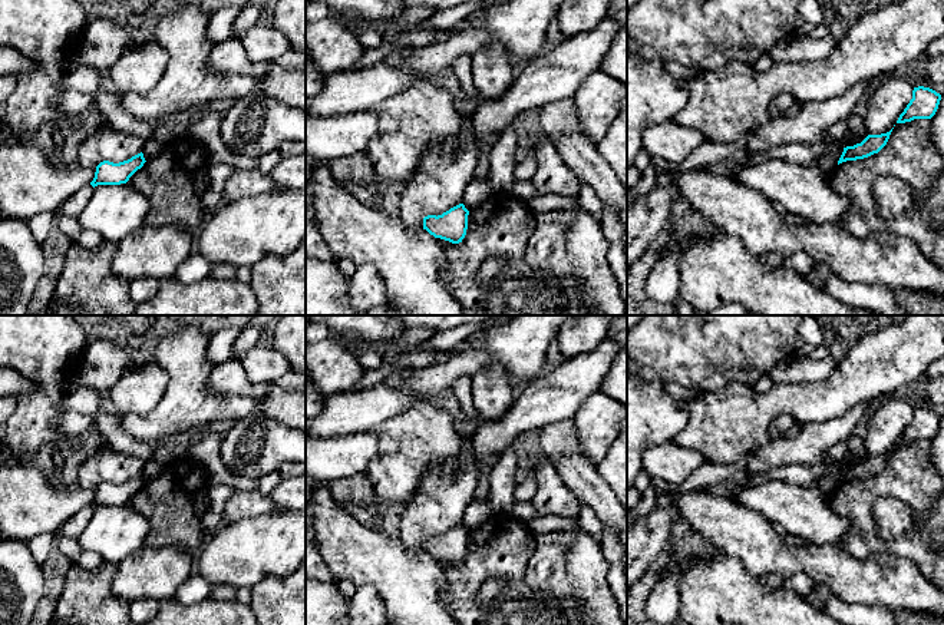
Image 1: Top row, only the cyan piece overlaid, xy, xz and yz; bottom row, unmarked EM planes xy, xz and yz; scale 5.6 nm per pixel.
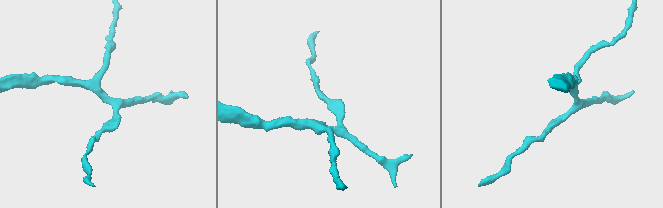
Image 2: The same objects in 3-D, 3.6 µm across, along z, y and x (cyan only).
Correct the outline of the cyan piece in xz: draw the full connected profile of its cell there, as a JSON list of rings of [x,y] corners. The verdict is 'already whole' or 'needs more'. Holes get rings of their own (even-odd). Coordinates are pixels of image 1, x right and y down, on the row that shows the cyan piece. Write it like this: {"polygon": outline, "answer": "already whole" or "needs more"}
{"polygon": [[[459,204],[442,215],[428,215],[423,218],[423,229],[435,238],[459,244],[466,235],[469,211]]], "answer": "already whole"}

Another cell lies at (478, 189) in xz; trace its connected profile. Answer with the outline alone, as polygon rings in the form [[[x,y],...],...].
[[[473,178],[465,188],[463,205],[472,211],[494,194],[489,178]]]

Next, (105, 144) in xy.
[[[110,126],[98,128],[79,148],[79,165],[96,168],[100,162],[119,163],[142,152],[145,140],[118,132]]]

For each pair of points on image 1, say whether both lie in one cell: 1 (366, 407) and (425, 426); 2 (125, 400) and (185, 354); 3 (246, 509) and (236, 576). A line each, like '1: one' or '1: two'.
1: two
2: two
3: two

